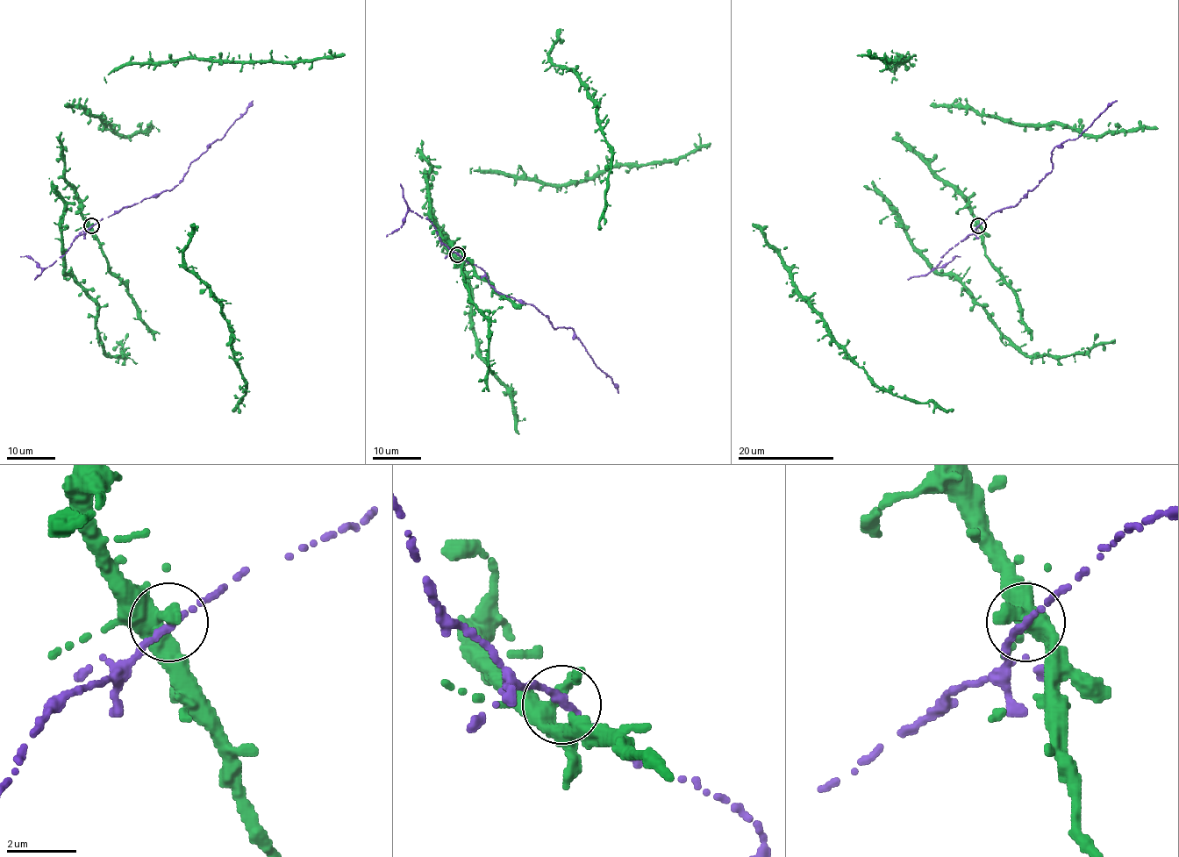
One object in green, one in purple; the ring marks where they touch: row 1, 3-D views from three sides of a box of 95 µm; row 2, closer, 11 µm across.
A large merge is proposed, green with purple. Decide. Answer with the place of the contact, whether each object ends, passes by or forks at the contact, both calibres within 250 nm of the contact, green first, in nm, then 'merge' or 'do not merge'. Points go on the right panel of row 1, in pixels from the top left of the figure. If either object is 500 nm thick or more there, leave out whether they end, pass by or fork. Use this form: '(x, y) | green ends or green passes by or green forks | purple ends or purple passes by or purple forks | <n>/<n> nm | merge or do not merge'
(978, 225) | green passes by | purple passes by | 400/200 nm | merge

